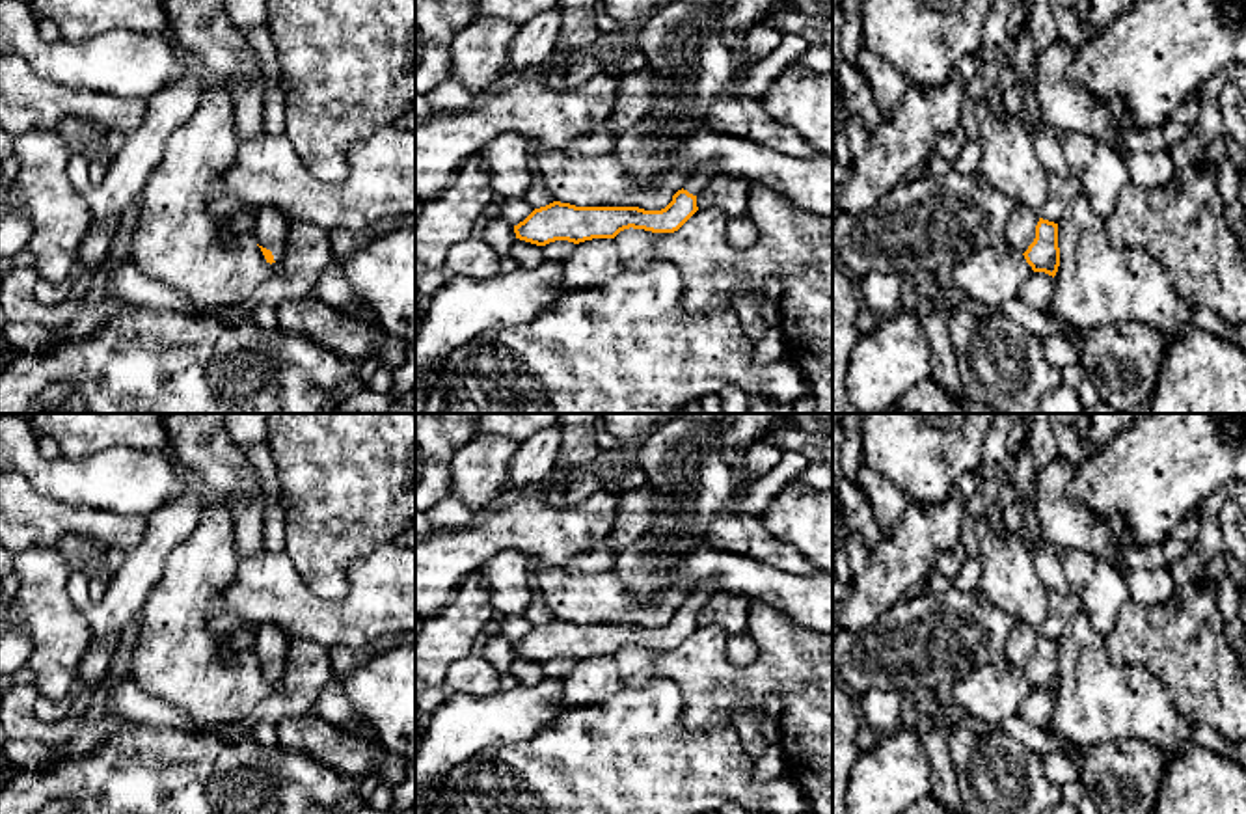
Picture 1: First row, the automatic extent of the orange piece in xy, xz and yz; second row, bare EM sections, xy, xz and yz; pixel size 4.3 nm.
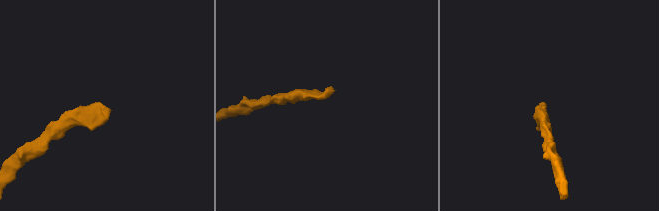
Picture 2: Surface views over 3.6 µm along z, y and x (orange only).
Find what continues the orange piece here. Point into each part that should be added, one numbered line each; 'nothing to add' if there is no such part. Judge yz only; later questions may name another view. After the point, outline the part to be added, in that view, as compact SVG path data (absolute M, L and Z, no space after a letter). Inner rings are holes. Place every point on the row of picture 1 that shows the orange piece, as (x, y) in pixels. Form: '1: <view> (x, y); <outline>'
1: yz (1019, 233); M1017 205L1004 231L1006 248L1024 253L1036 238L1037 222L1037 212L1024 205Z

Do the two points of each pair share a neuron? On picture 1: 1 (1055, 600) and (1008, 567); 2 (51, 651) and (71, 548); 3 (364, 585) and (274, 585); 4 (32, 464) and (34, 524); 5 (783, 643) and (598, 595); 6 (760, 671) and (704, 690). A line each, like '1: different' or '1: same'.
1: different
2: different
3: same
4: different
5: different
6: same

